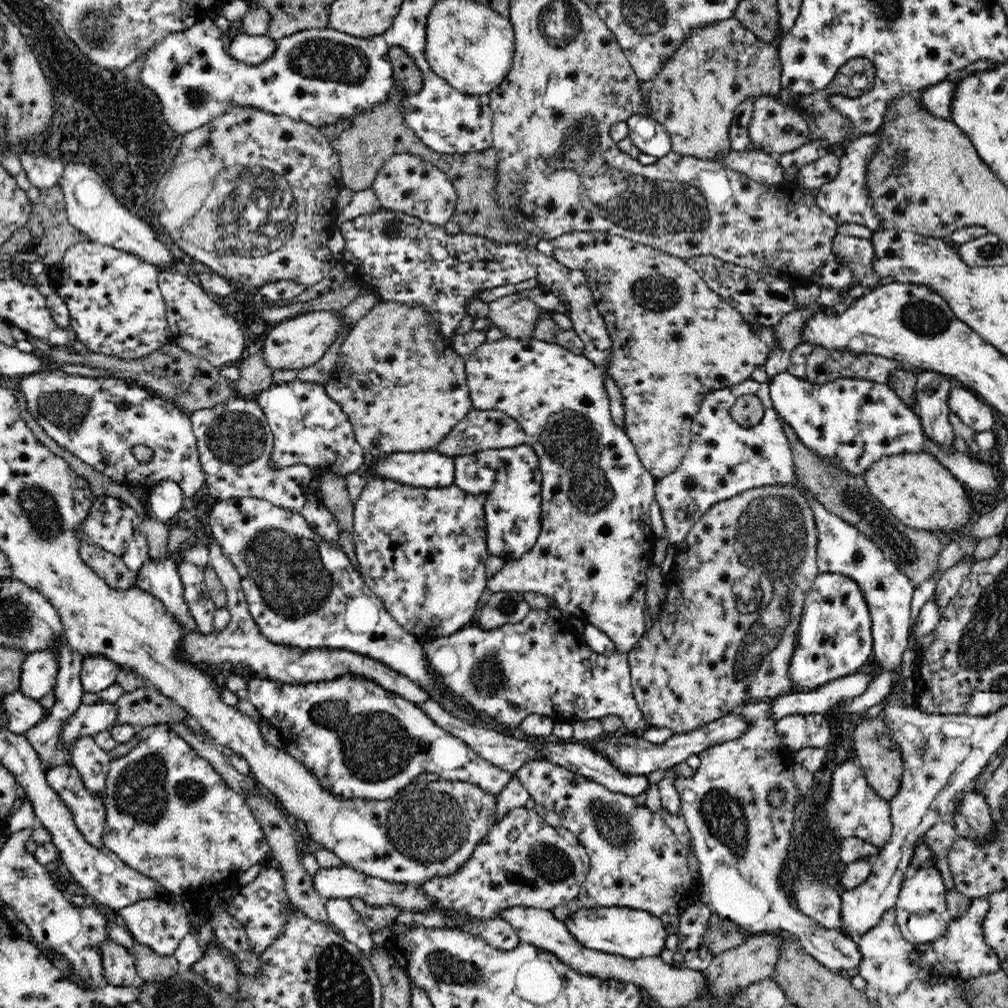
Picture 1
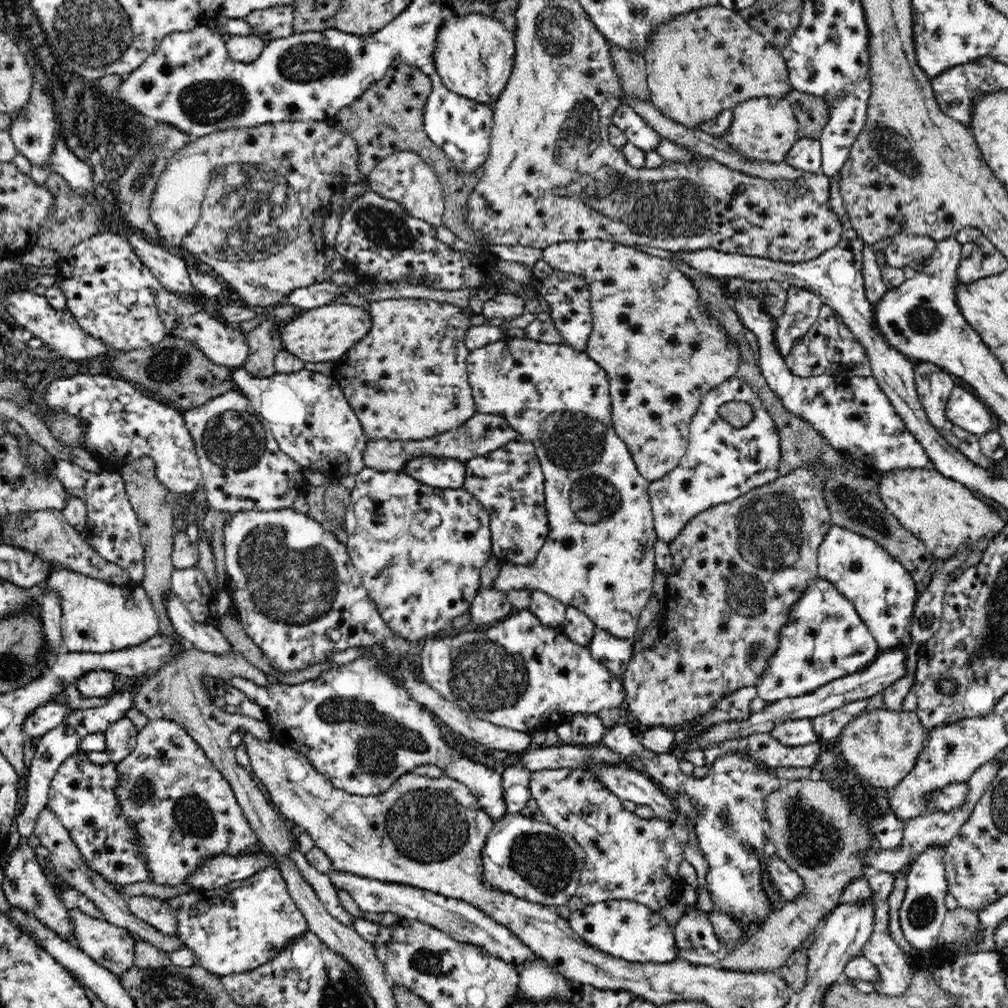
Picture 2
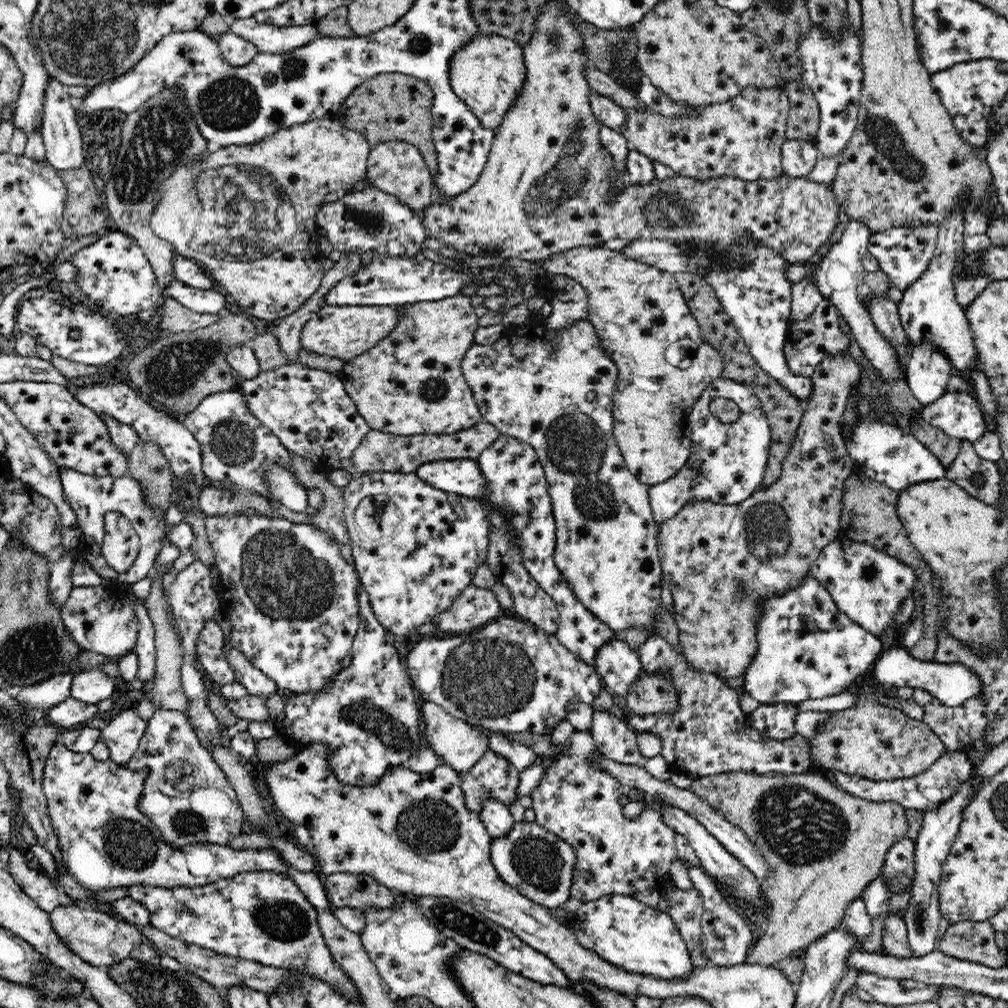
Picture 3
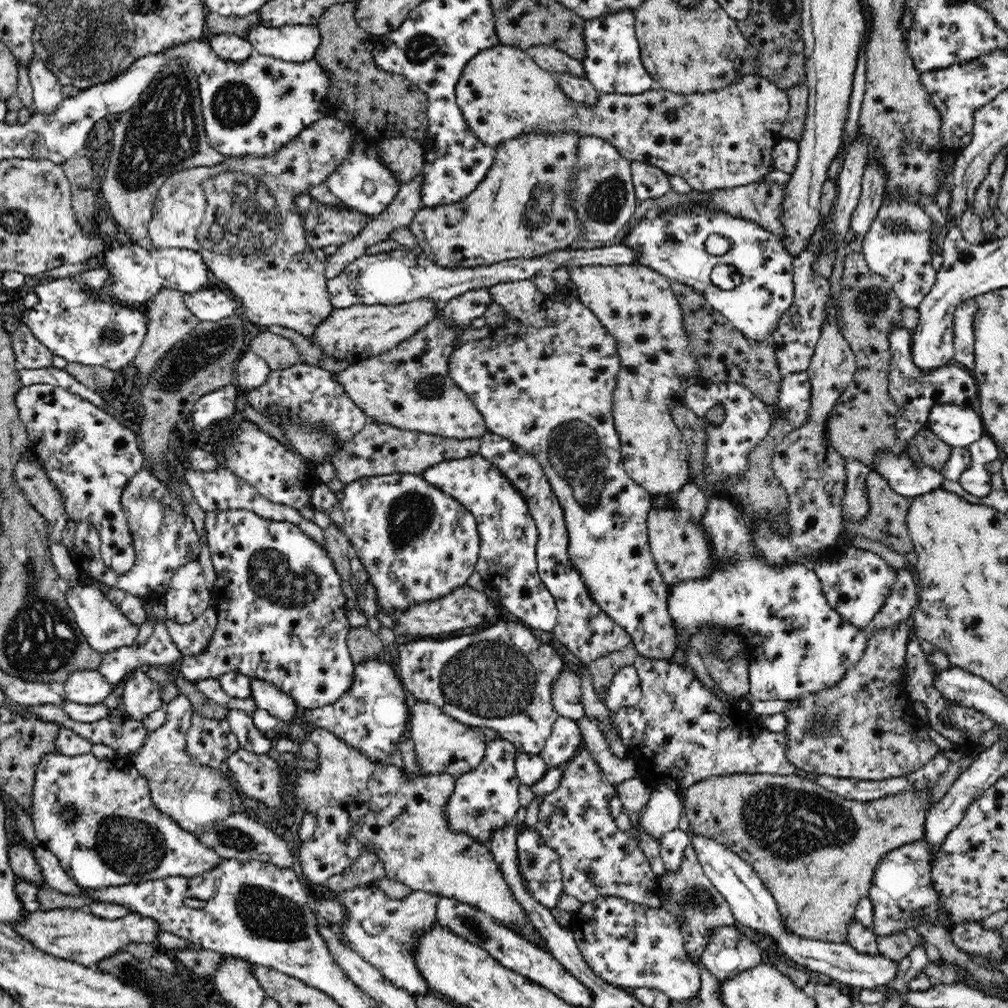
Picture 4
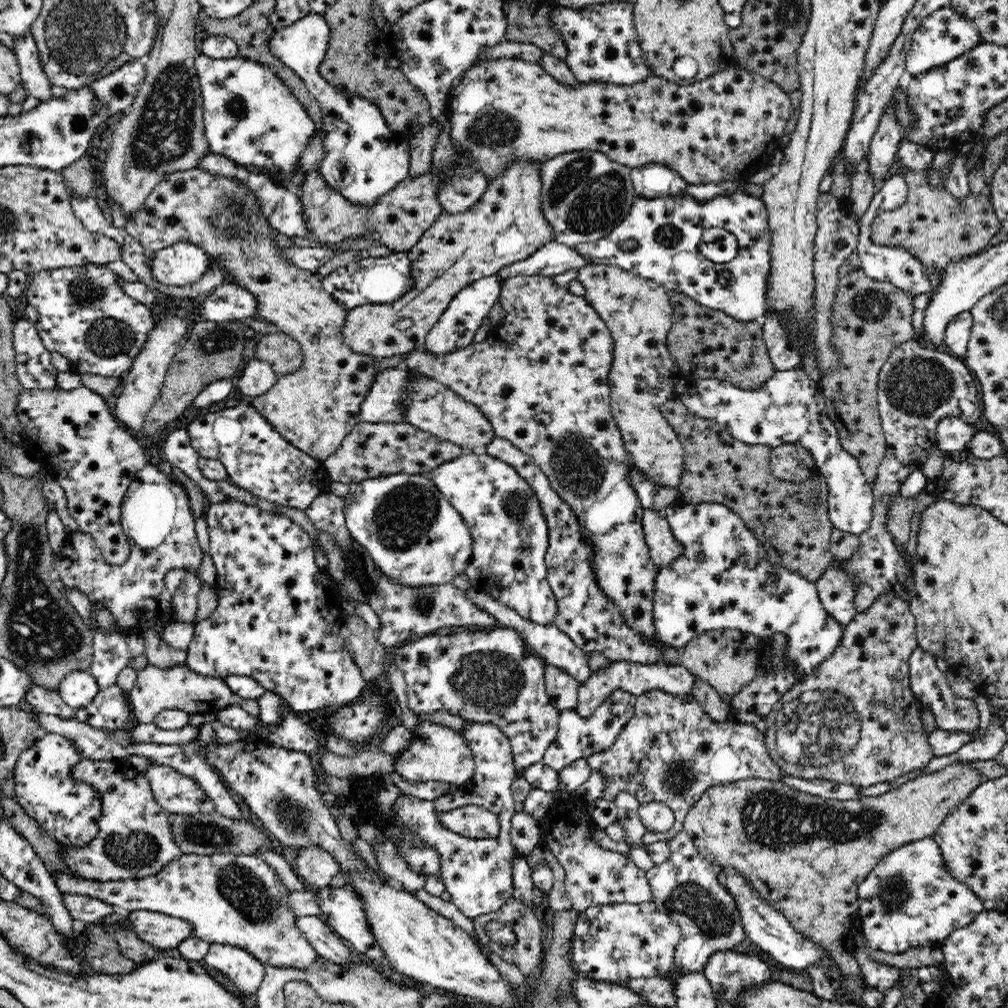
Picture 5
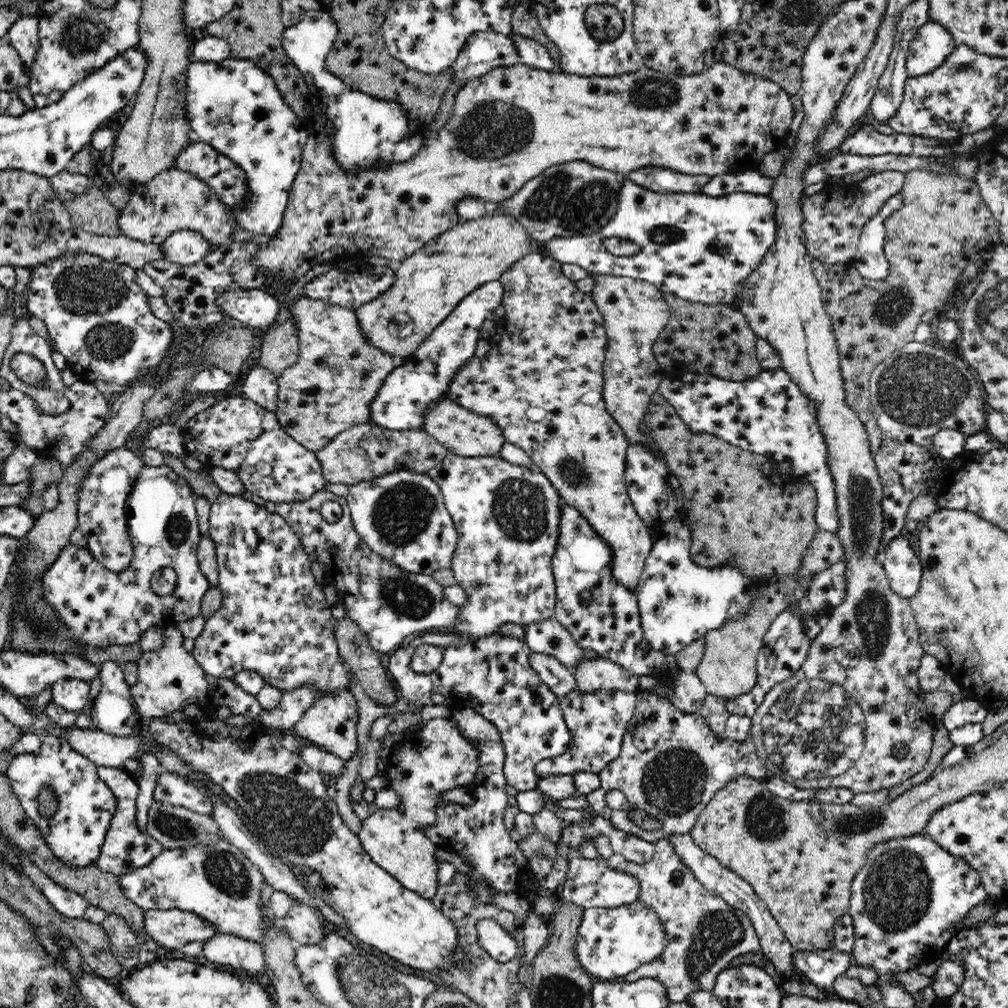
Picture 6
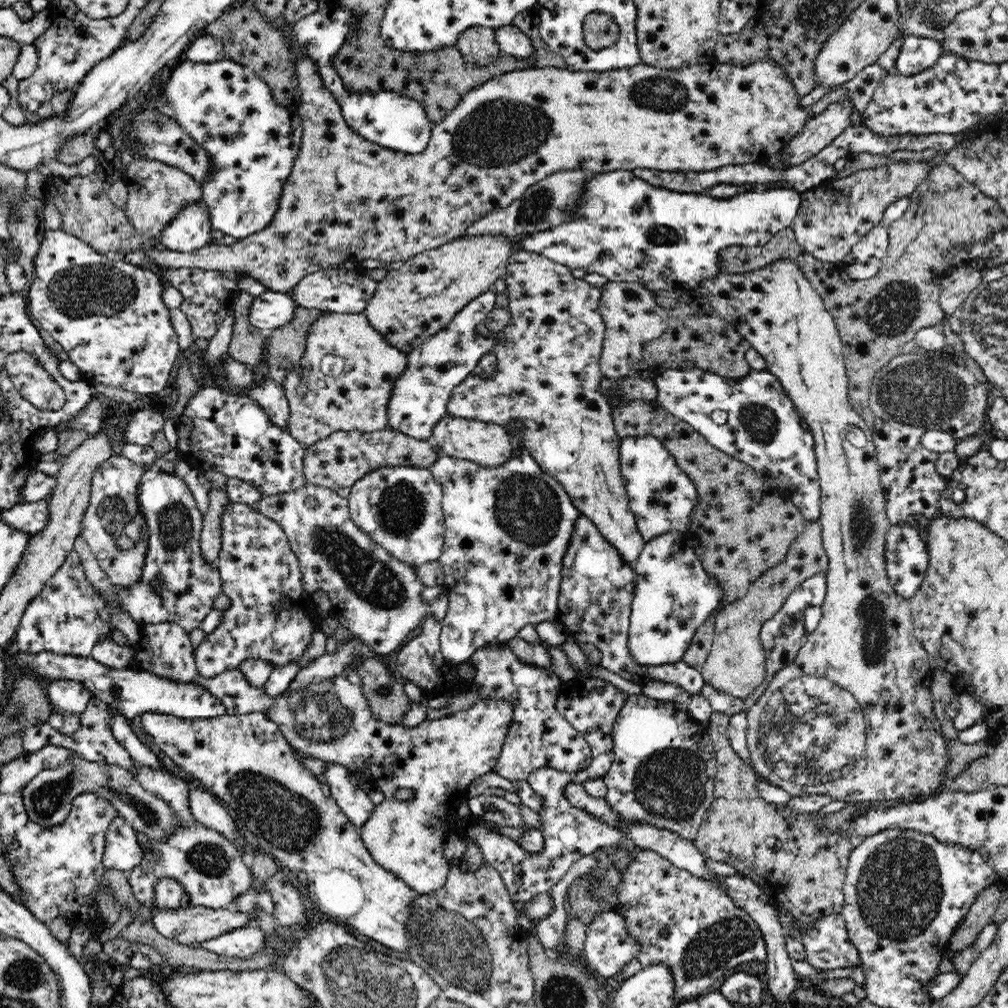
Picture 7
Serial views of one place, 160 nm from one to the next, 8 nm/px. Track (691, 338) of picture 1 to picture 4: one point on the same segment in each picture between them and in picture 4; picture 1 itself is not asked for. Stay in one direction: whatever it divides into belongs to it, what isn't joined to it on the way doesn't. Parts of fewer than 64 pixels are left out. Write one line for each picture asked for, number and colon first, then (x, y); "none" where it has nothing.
2: (663, 351)
3: (638, 311)
4: (636, 305)

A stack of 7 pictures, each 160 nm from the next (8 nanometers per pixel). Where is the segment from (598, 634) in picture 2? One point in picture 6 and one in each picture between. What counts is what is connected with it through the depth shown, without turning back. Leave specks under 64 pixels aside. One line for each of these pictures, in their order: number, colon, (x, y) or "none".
3: (618, 665)
4: (625, 692)
5: (577, 737)
6: (597, 721)

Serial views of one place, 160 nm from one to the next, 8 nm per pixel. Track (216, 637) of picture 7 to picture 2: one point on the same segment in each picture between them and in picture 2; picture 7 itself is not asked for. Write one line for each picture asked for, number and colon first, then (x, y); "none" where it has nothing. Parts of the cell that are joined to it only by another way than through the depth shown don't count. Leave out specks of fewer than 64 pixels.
2: (294, 588)
3: (294, 615)
4: (282, 617)
5: (278, 617)
6: (274, 620)

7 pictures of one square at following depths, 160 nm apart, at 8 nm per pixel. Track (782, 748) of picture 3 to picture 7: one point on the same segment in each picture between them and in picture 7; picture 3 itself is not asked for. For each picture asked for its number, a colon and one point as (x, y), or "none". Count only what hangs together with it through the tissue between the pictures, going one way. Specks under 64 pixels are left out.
4: (680, 733)
5: (671, 751)
6: (671, 764)
7: (664, 772)

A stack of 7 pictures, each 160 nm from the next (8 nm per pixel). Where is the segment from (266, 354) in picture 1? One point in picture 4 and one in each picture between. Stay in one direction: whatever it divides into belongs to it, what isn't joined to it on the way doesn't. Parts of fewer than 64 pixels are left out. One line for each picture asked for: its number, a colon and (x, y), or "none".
2: (324, 334)
3: (343, 332)
4: (361, 331)

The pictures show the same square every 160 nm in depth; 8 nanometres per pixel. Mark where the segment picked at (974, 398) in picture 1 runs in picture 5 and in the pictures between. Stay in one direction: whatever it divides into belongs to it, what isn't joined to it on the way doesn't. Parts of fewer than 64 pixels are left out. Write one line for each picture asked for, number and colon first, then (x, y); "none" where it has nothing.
2: (964, 410)
3: (959, 414)
4: (959, 426)
5: (952, 434)

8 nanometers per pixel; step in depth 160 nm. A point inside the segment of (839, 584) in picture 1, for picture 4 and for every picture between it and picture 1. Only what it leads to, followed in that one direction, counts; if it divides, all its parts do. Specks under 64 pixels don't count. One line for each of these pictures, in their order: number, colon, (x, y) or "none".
2: (824, 639)
3: (807, 649)
4: (798, 644)

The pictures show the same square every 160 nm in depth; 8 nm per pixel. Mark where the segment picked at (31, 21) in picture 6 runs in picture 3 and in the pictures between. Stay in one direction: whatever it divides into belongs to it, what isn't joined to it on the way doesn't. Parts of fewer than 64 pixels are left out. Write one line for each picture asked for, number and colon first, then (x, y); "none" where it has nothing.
3: (61, 135)
4: (47, 90)
5: (33, 78)

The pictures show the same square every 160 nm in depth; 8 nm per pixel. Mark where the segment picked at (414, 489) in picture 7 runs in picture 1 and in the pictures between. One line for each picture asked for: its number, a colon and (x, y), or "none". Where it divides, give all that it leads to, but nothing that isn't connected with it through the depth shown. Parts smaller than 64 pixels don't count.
1: (423, 551)
2: (420, 549)
3: (415, 548)
4: (417, 543)
5: (415, 536)
6: (401, 515)

